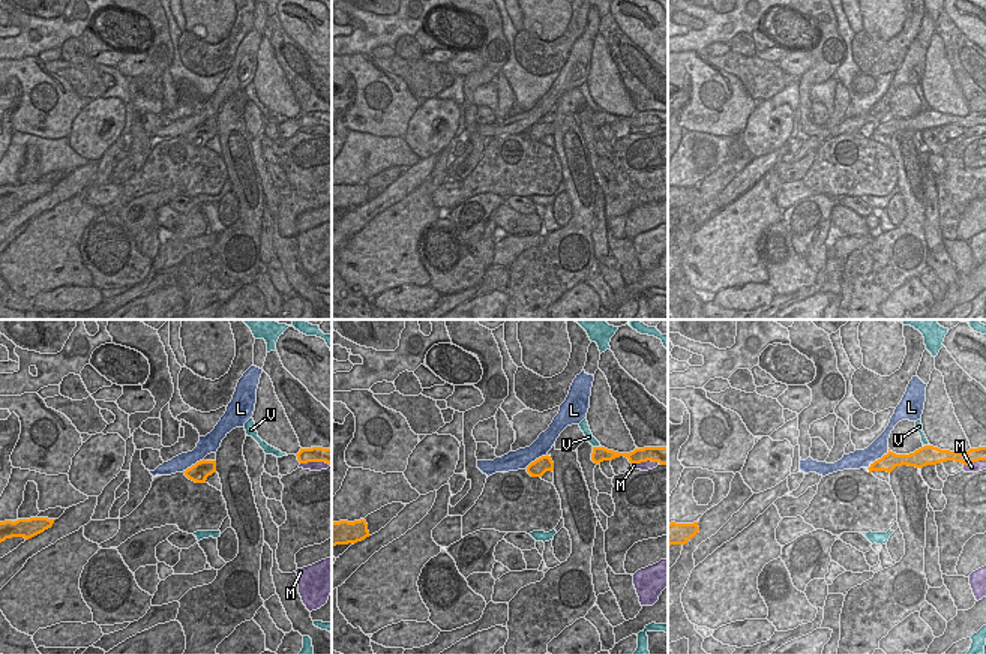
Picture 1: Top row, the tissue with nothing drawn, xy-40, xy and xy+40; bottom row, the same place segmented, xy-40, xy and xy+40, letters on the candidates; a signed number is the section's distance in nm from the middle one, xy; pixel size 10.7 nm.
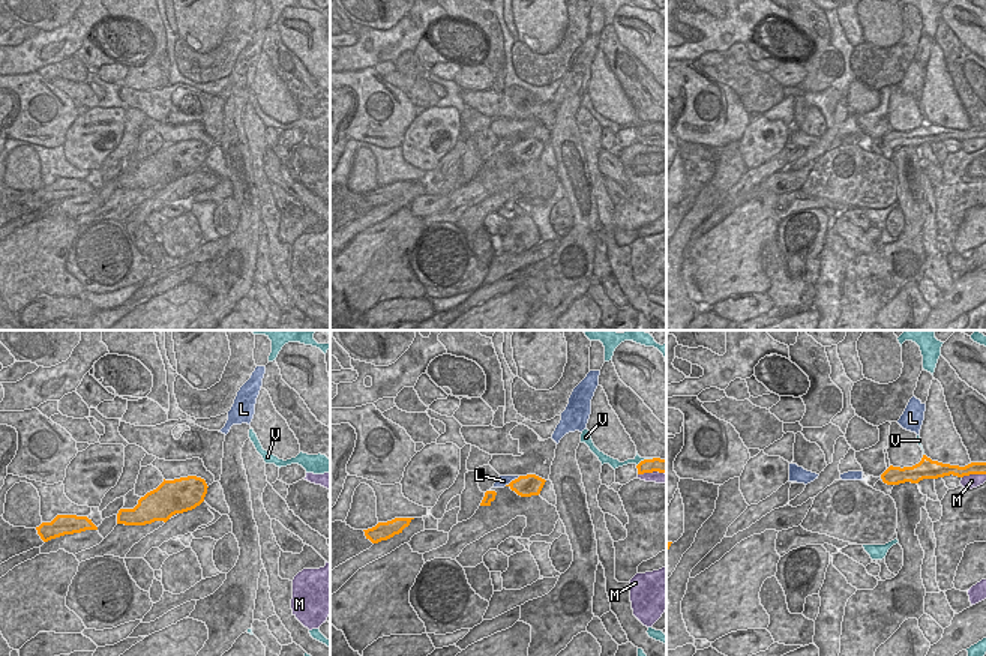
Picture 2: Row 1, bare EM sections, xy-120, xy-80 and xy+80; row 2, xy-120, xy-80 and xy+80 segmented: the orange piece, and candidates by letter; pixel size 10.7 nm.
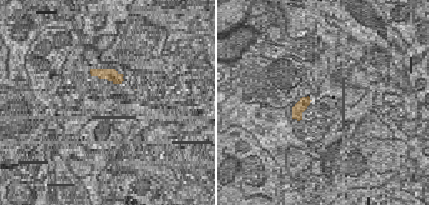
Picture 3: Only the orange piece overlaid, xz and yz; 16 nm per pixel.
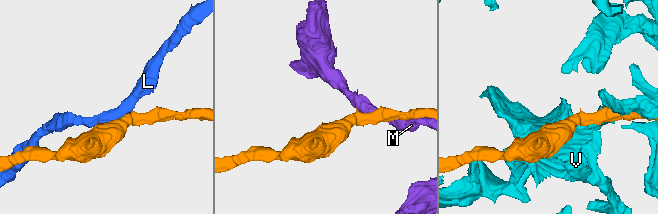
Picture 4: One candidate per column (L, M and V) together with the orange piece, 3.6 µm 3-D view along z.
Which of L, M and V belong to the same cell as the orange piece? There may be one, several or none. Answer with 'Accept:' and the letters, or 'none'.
Accept: none

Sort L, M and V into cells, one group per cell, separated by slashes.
L / M / V

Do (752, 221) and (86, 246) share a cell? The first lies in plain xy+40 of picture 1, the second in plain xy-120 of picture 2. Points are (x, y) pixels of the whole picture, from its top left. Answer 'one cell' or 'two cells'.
two cells

